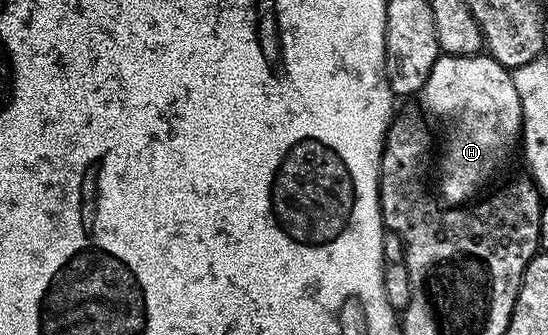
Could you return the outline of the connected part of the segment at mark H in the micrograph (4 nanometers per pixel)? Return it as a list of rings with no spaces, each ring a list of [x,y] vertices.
[[[441,55],[420,90],[418,100],[424,104],[425,111],[434,120],[440,121],[441,127],[444,128],[444,154],[440,157],[440,193],[444,196],[443,204],[448,207],[463,206],[477,196],[475,193],[495,175],[496,168],[507,159],[508,152],[515,145],[517,148],[521,140],[522,107],[518,91],[514,91],[511,72],[487,55]]]

